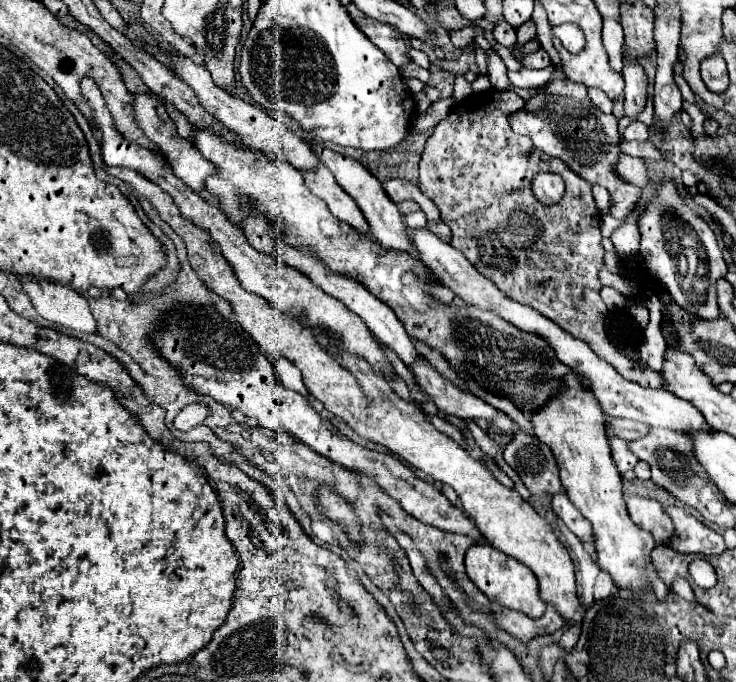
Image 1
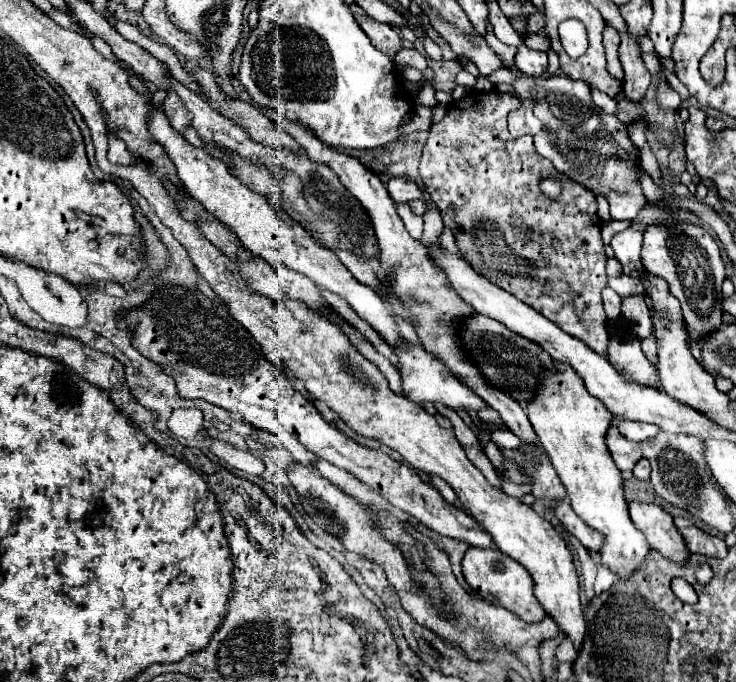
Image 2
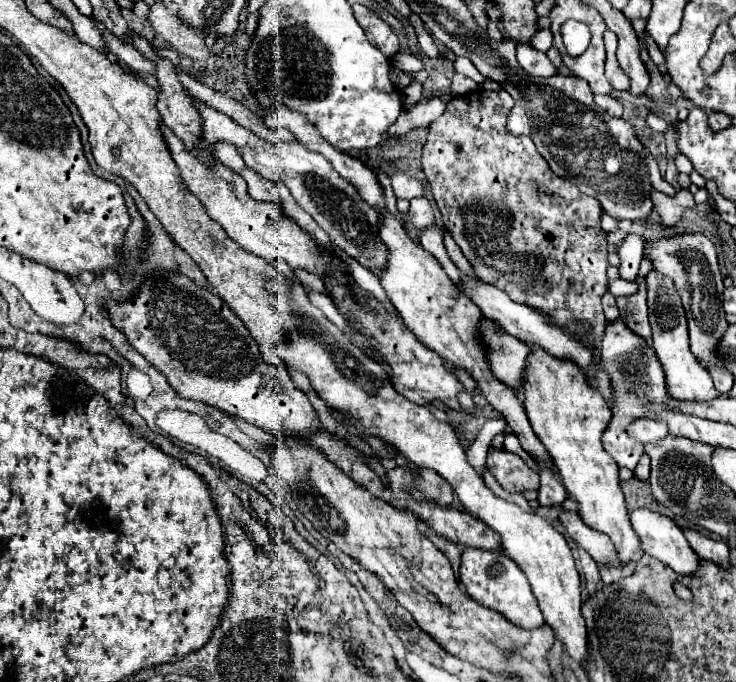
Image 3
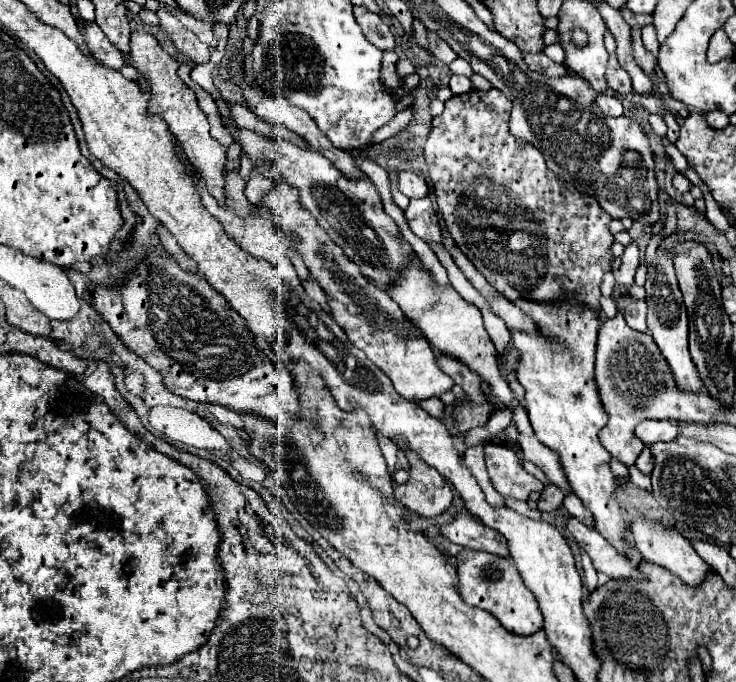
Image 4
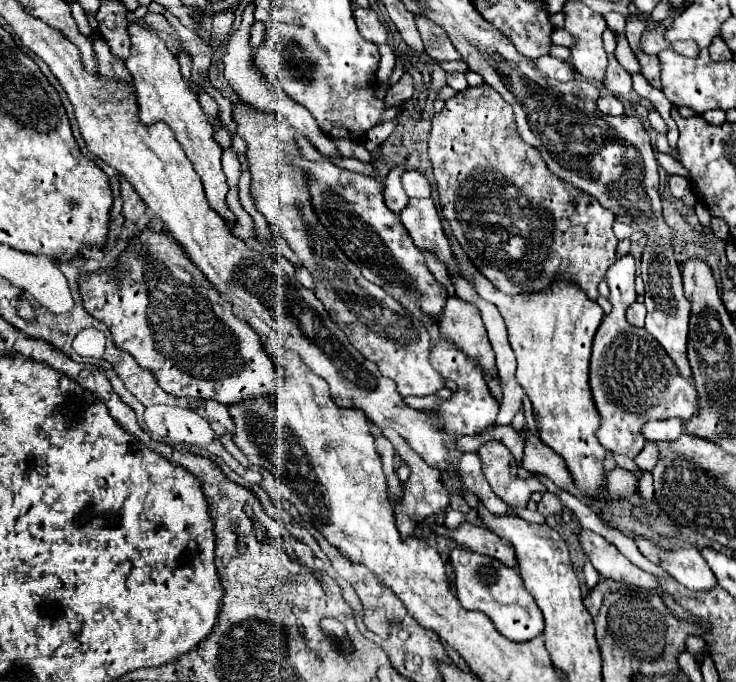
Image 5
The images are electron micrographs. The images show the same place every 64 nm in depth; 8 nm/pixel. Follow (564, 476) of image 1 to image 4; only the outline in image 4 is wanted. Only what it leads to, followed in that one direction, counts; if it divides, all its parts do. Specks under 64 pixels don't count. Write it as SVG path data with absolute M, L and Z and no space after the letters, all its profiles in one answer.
M572 296L562 298L556 304L528 304L526 300L518 300L514 304L528 312L540 324L540 332L544 332L544 338L532 338L518 332L512 334L512 342L522 354L516 376L526 390L524 406L528 410L534 434L544 446L560 456L570 490L582 500L584 508L592 512L594 528L620 554L626 554L632 540L626 538L628 526L616 498L616 476L610 470L610 454L598 440L600 430L608 422L608 412L600 400L594 380L600 313Z

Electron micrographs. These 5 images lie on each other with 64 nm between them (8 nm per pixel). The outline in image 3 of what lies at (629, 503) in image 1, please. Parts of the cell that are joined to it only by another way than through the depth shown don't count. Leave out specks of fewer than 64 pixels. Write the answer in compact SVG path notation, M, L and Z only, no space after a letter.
M636 508L630 512L630 520L646 554L684 576L690 576L690 572L698 568L698 554L690 548L682 530L670 516L648 508Z

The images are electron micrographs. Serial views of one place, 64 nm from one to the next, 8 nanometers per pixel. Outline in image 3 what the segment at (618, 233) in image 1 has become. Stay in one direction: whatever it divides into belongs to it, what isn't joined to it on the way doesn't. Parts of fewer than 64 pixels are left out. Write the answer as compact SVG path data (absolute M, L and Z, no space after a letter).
M628 234L618 244L618 256L620 256L620 276L626 280L636 280L638 268L642 262L642 250L644 250L644 238L638 234Z

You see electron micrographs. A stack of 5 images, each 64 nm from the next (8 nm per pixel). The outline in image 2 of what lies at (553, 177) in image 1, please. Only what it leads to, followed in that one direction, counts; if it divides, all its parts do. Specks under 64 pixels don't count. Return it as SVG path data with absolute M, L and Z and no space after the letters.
M544 178L544 180L540 180L540 188L542 188L544 196L548 196L548 198L558 198L560 192L562 192L562 184L560 184L558 178Z

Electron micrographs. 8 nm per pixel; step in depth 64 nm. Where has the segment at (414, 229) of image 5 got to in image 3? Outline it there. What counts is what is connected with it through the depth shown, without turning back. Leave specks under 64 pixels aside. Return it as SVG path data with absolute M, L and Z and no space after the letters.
M416 198L416 200L410 200L410 218L412 222L418 226L418 228L426 228L428 224L434 222L434 212L428 204L426 198Z

